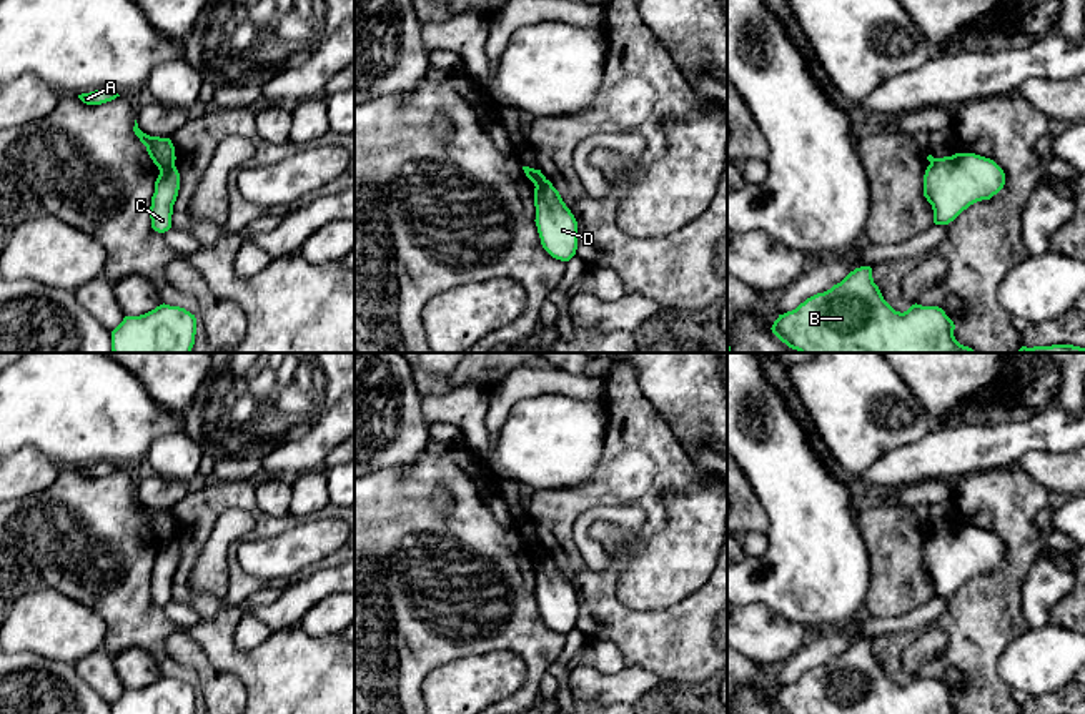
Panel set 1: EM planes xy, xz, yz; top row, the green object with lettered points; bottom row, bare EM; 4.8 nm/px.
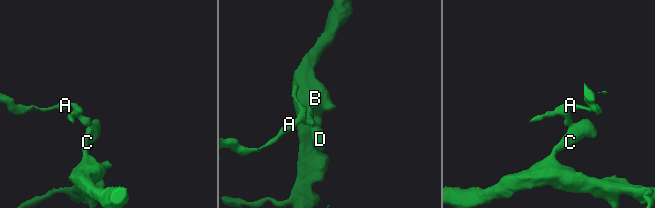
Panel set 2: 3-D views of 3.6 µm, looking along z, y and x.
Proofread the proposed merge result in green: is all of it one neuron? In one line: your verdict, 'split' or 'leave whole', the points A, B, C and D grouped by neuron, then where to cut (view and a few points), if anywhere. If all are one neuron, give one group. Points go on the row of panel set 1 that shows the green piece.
split; A / B C D; cut in xy along (173, 165), (160, 172)

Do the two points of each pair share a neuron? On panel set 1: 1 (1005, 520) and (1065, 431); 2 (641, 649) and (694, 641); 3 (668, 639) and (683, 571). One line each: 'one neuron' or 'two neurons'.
1: two neurons
2: one neuron
3: two neurons

